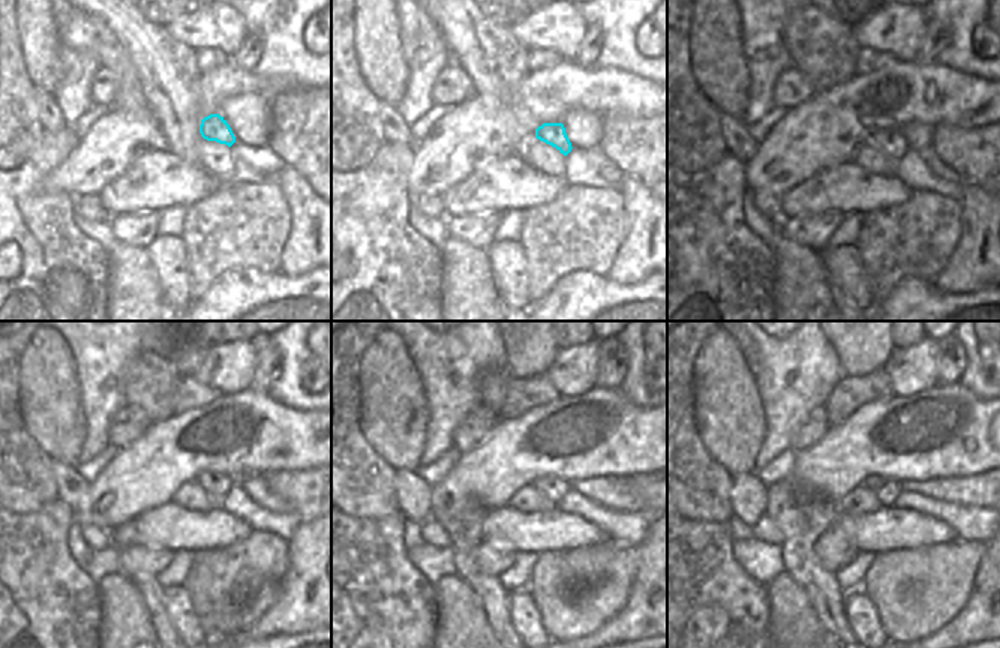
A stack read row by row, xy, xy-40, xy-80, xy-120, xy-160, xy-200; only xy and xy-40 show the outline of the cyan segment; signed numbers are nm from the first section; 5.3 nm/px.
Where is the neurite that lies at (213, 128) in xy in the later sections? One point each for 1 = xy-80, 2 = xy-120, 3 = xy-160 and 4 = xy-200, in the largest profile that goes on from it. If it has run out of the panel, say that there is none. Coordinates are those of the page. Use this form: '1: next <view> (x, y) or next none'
1: next xy-80 (892, 143)
2: next xy-120 (218, 485)
3: next xy-160 (553, 488)
4: next xy-200 (886, 489)

